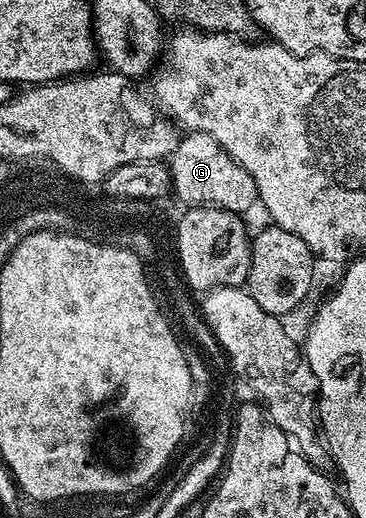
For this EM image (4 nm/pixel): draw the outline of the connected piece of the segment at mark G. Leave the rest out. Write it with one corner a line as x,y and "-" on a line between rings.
203,131
189,132
183,136
168,159
173,194
187,206
220,207
226,211
247,214
257,204
258,189
255,179
239,166
216,141

